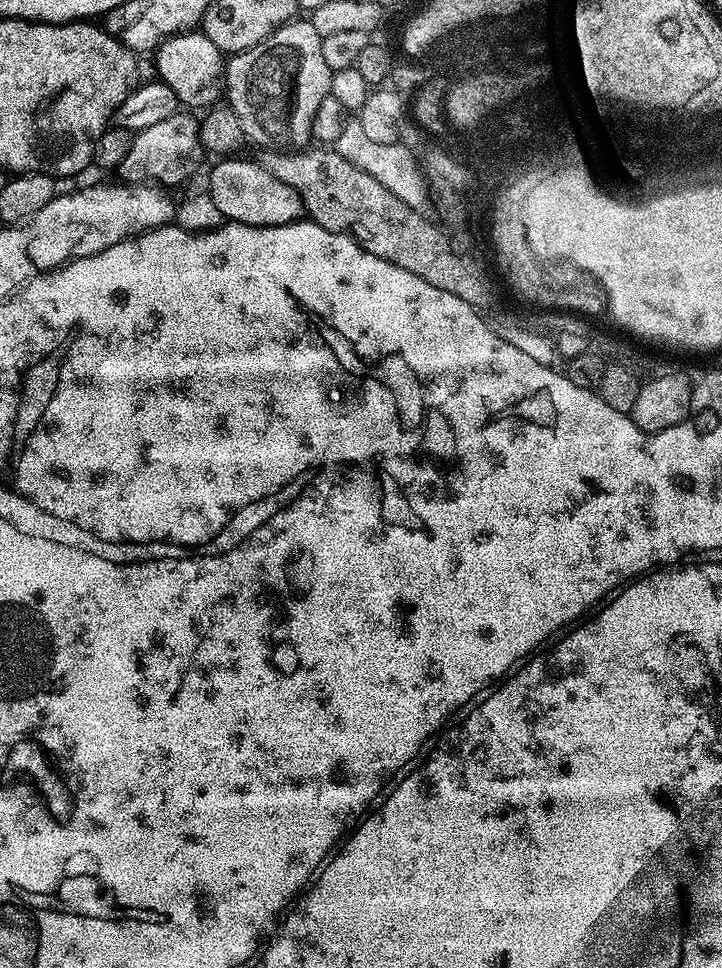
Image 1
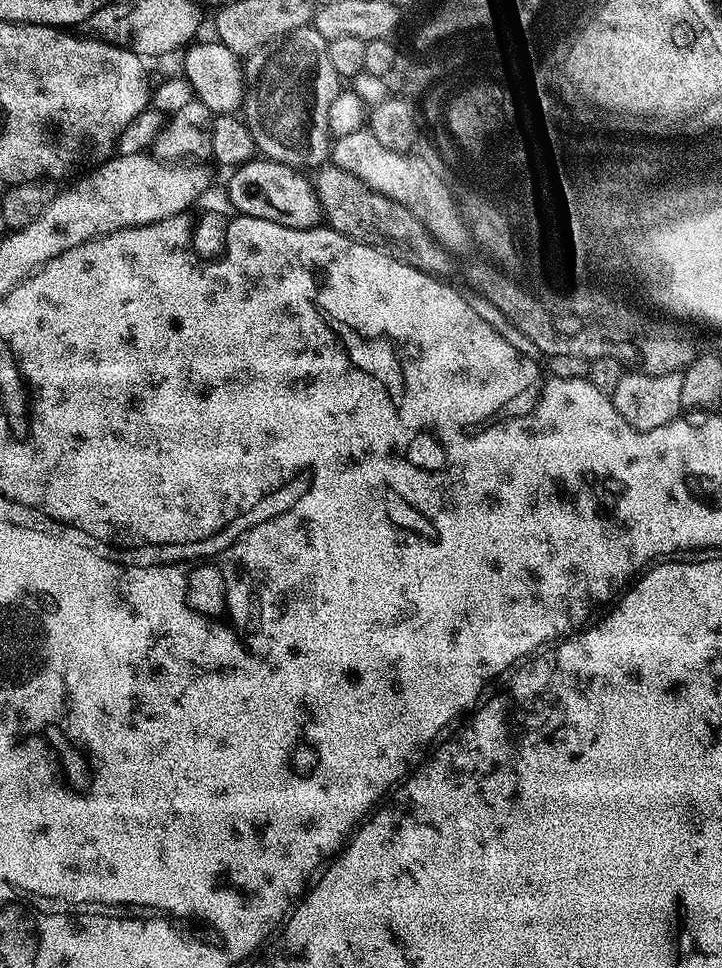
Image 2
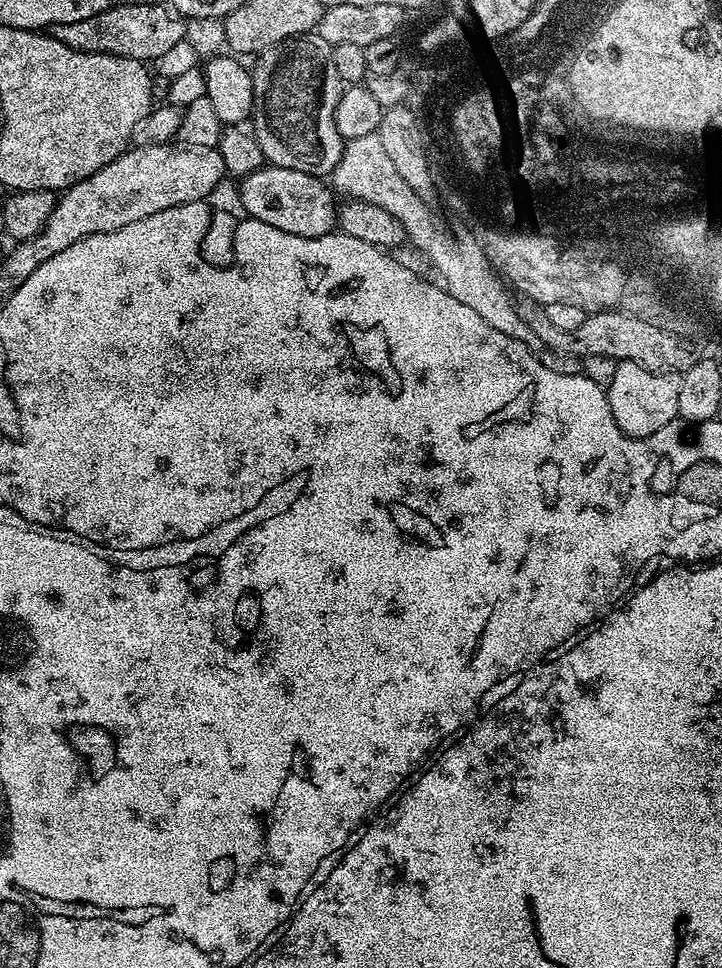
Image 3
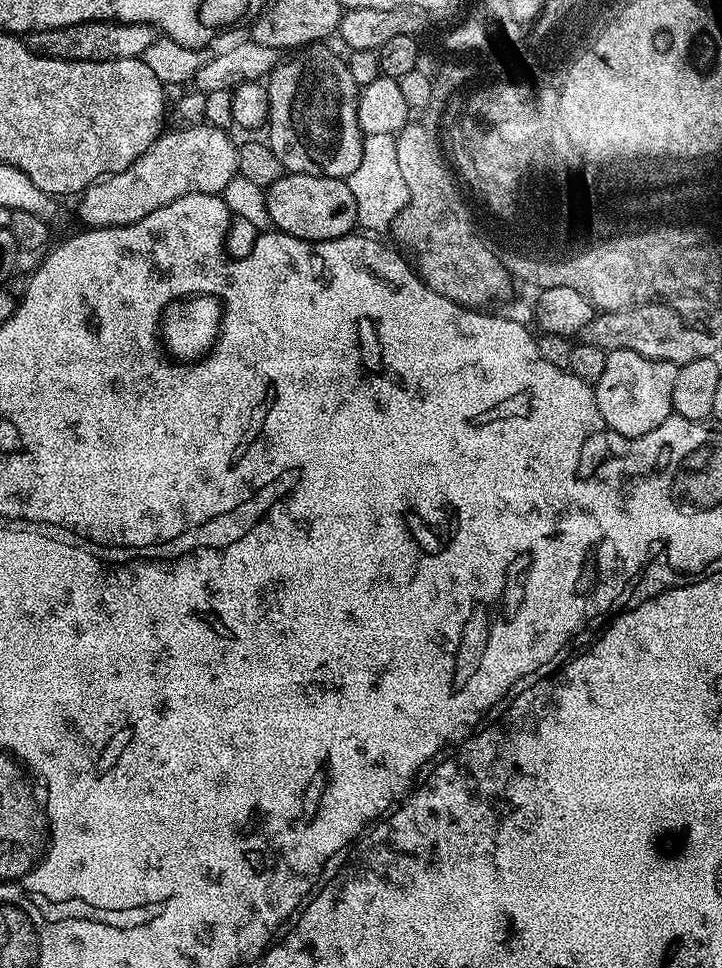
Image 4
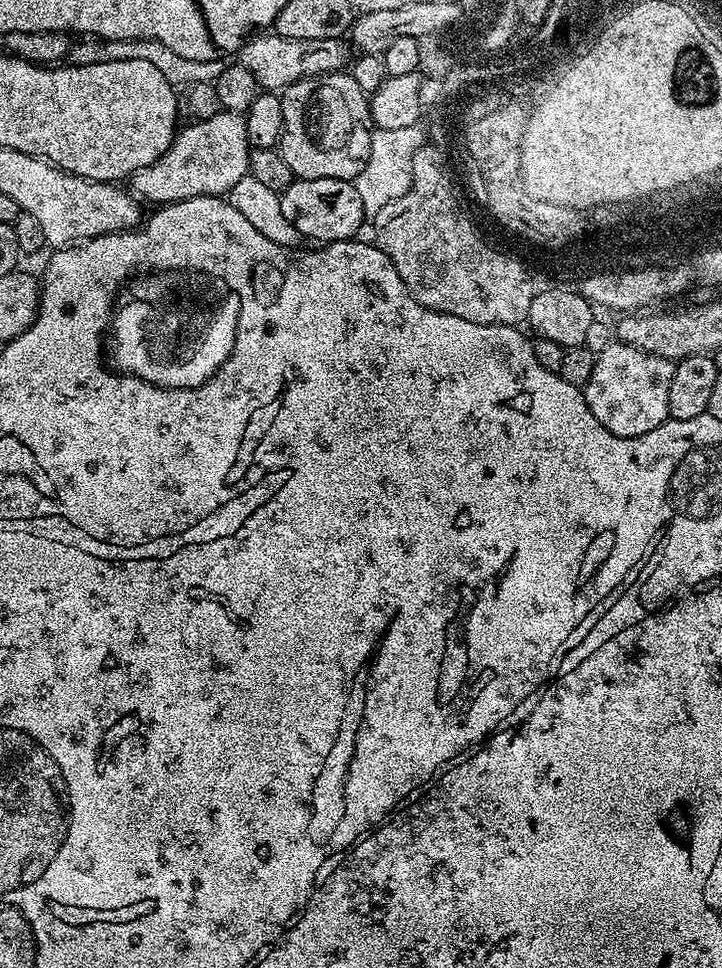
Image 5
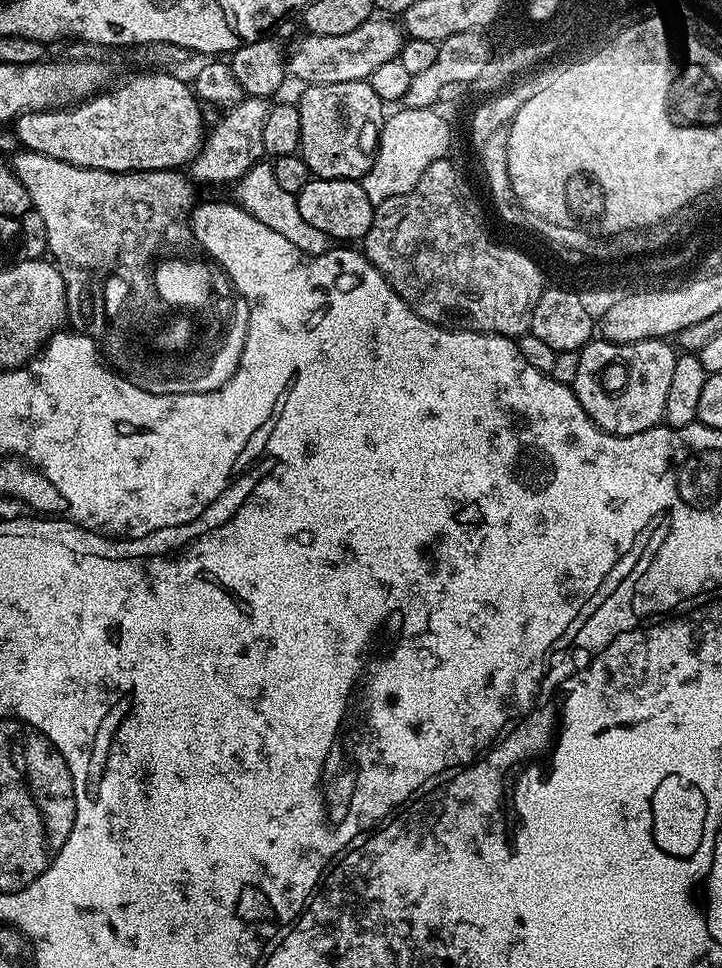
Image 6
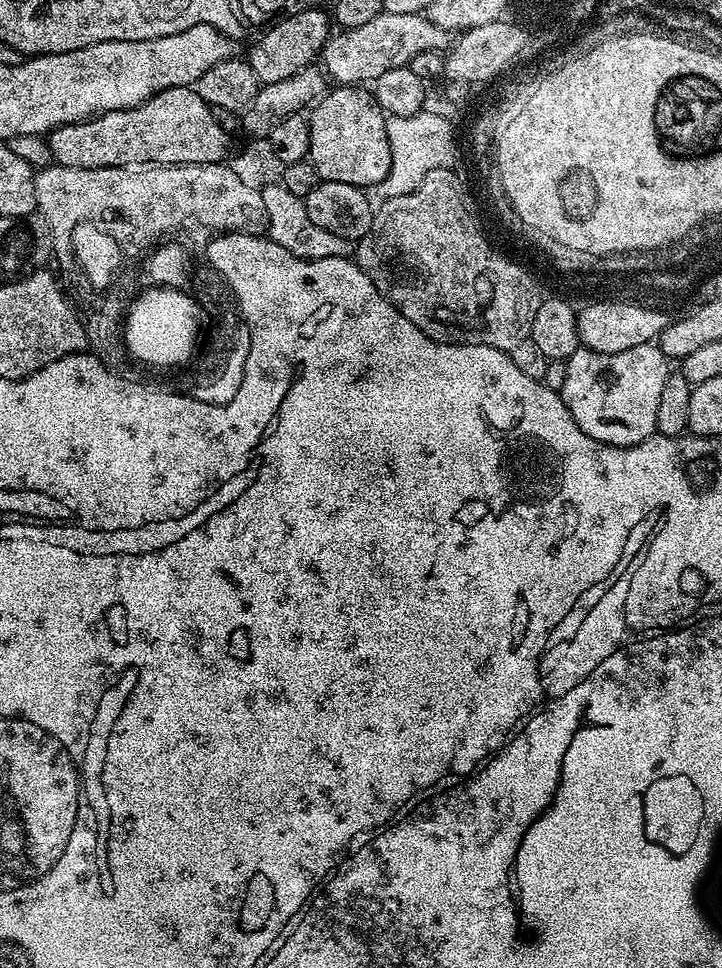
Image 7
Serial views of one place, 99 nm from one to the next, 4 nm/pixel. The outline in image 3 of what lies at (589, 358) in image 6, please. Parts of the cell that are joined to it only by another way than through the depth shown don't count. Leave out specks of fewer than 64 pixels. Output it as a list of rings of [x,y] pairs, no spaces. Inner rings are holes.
[[[621,360],[614,371],[614,380],[606,387],[608,405],[614,414],[614,422],[628,436],[641,437],[662,430],[679,417],[678,390],[681,373],[654,372],[638,361]]]

